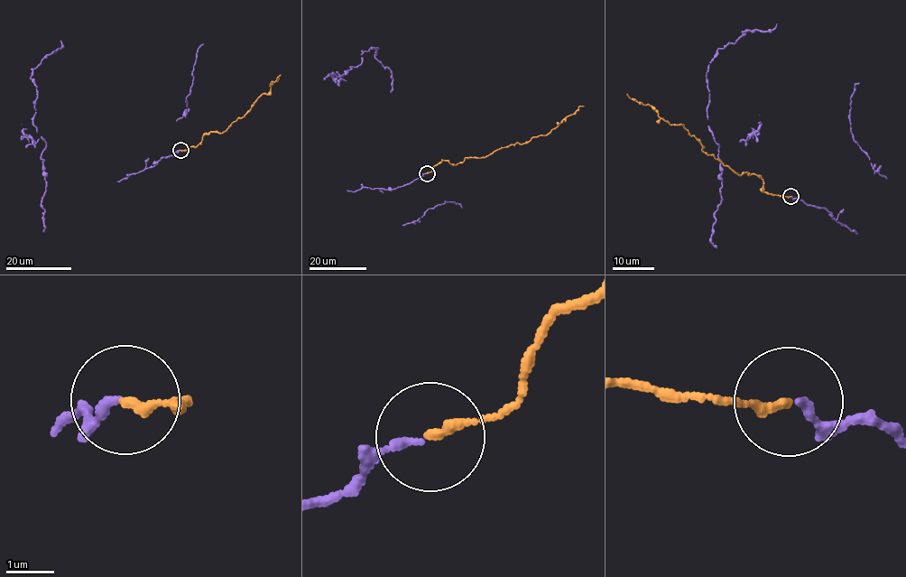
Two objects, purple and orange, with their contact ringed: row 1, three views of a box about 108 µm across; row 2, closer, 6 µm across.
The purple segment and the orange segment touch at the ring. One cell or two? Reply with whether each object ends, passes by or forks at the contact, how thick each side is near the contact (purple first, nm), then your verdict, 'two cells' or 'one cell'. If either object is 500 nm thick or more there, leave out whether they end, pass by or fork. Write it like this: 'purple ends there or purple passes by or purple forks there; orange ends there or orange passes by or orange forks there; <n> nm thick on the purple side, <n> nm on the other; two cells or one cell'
purple ends there; orange ends there; 160 nm thick on the purple side, 200 nm on the other; one cell

